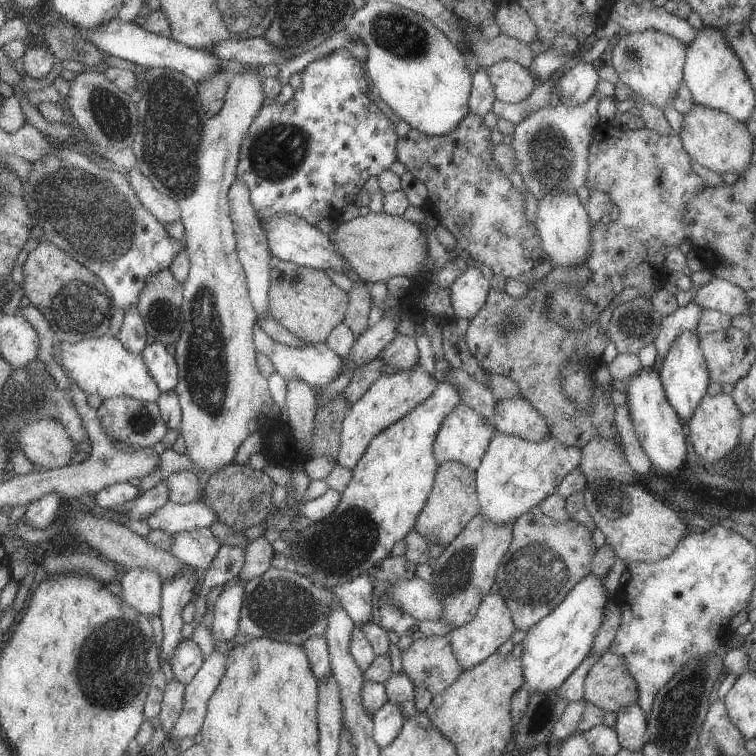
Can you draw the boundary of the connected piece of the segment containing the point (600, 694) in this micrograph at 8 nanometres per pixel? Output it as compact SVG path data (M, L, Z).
M608 650L597 659L585 675L583 698L587 703L614 713L637 702L636 682L621 655Z

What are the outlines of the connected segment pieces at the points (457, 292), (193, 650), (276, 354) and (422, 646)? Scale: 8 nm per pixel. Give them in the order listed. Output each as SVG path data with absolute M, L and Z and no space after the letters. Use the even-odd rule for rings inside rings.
M467 266L450 284L450 301L454 320L465 318L470 321L485 302L489 283L478 268Z
M188 637L179 641L168 663L174 678L186 685L195 676L203 661L201 649Z
M257 323L253 325L252 335L256 350L269 358L273 363L274 370L277 374L280 374L285 381L289 379L300 380L308 384L312 389L322 391L340 372L342 359L325 343L290 347L269 338Z
M416 634L407 650L401 653L400 659L402 671L411 679L414 688L428 690L432 695L441 694L463 672L445 635L424 637Z

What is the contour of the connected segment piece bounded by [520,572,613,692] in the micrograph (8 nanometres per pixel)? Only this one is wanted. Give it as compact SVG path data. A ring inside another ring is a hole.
M591 572L587 573L547 616L525 630L520 661L525 686L530 692L557 689L589 654L596 630L601 626L603 606L607 600L613 599L607 596L603 579Z

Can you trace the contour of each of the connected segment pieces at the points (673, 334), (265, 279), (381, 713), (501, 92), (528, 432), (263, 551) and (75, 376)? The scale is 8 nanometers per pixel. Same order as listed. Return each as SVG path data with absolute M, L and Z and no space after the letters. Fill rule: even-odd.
M693 300L689 301L683 307L677 307L667 316L662 317L657 331L657 336L652 342L656 352L661 358L669 350L669 345L683 331L696 332L700 312L703 309Z
M236 178L231 183L226 195L236 240L236 255L245 275L248 297L257 315L268 314L268 288L271 278L269 258L271 256L267 250L266 238L262 226L251 204L248 188L242 180Z
M385 701L372 718L372 737L379 748L389 744L400 731L406 716L400 706L393 704L393 701Z
M497 61L484 71L494 95L504 103L521 102L537 84L529 69L513 61Z
M520 395L494 402L492 424L497 433L520 436L528 441L540 441L549 433L541 415Z
M261 535L249 541L244 548L244 565L237 577L248 581L264 573L270 567L269 561L273 554L271 543Z
M117 337L83 339L69 344L60 343L59 365L65 376L72 378L86 394L97 394L101 400L114 396L128 396L140 401L155 401L161 394L154 380L148 375L142 358L128 353Z

